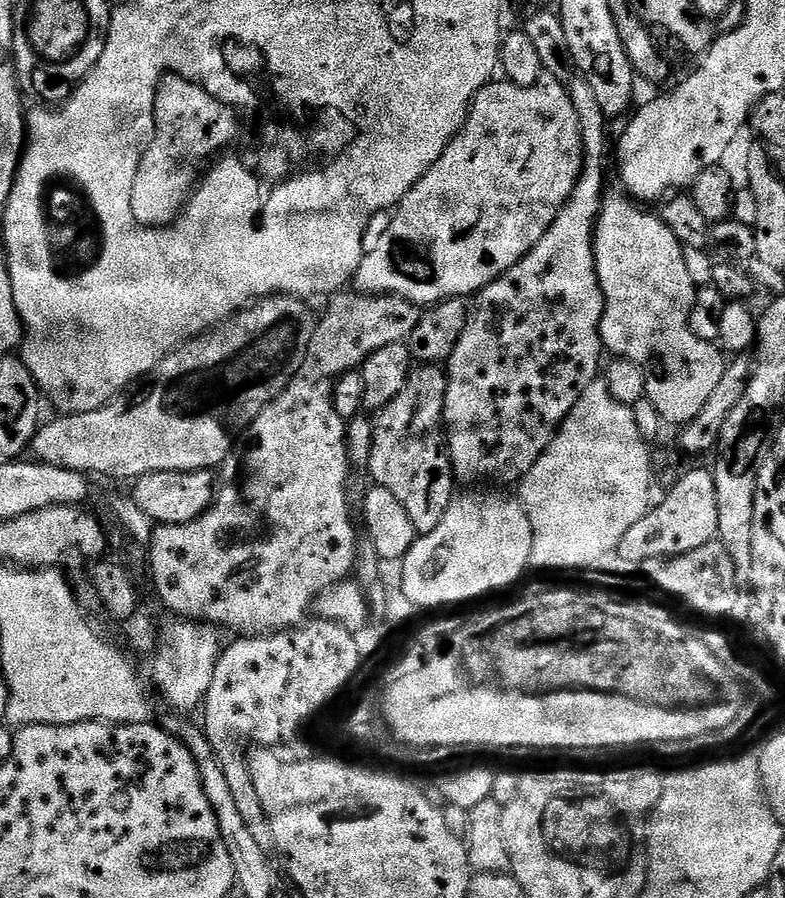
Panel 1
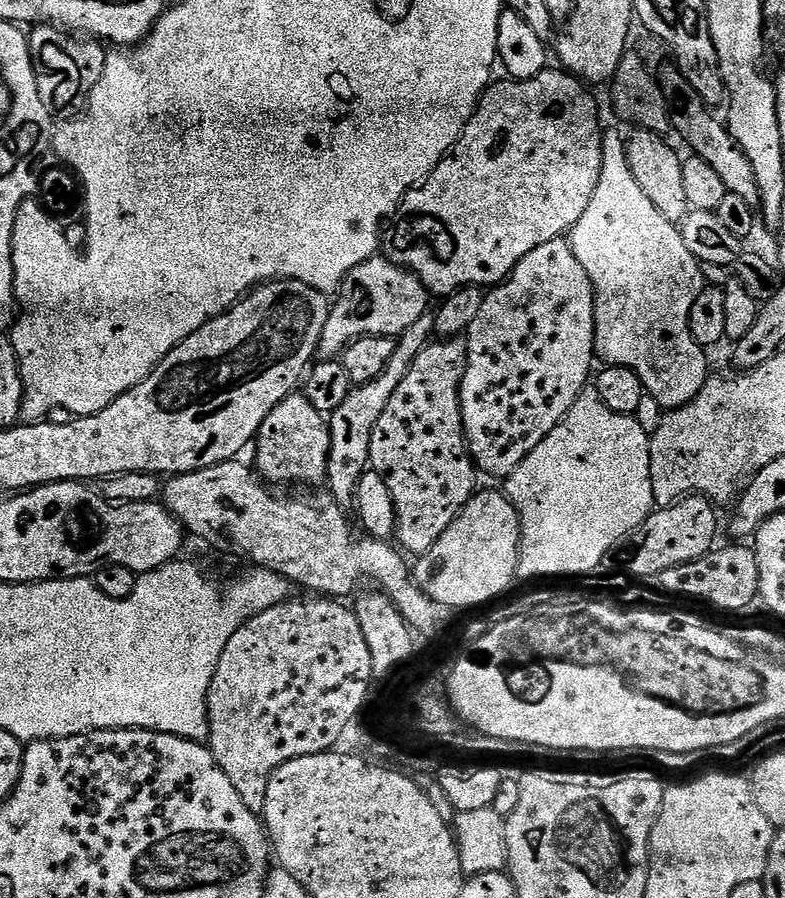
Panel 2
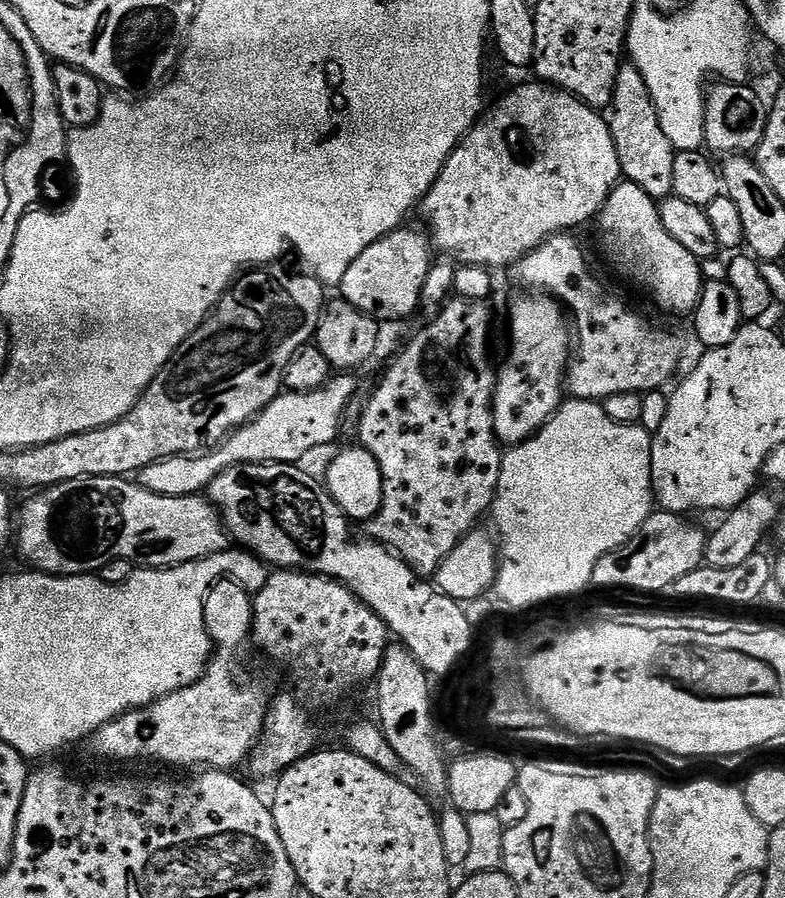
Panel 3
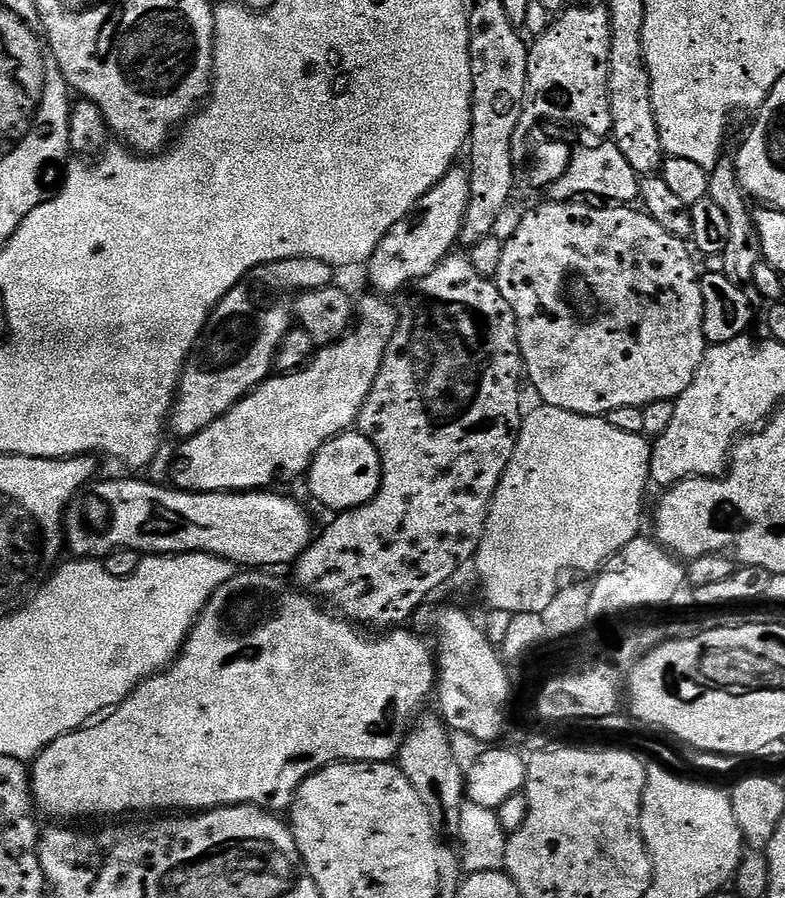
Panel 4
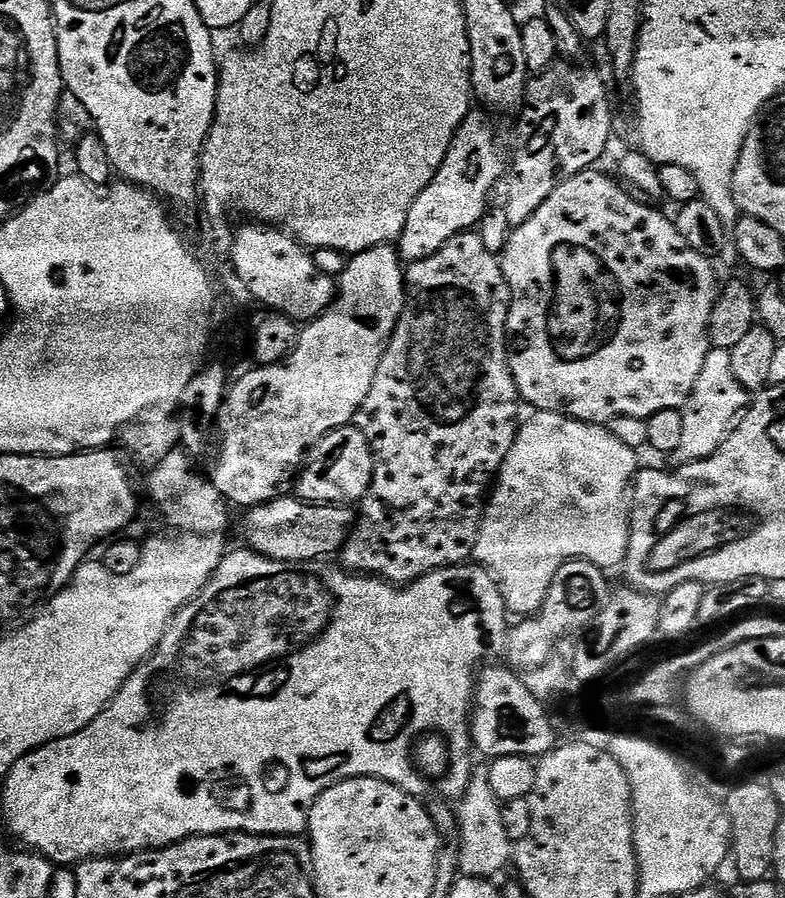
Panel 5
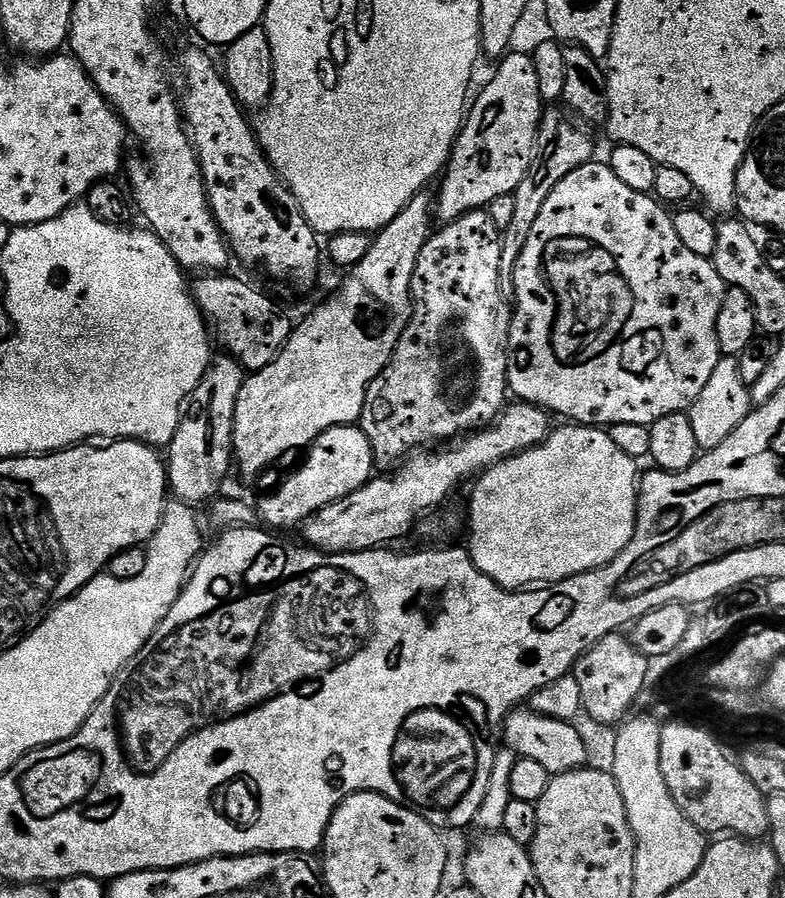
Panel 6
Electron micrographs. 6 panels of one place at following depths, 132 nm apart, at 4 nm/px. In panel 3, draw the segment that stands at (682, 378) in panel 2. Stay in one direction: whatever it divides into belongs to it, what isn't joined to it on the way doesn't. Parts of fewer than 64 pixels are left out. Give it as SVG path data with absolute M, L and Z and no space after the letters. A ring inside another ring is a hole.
M621 182L606 198L598 217L604 252L633 280L656 299L660 308L695 313L706 276L700 273L701 261L682 242L670 238L662 226L657 201L642 186Z

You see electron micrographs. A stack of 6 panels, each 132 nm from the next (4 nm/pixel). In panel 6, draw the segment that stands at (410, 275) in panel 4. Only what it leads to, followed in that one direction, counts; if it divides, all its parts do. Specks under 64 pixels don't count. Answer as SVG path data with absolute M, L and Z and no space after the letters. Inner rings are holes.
M509 51L497 63L500 65L492 81L467 109L464 127L452 147L452 155L448 157L439 181L440 192L436 194L434 212L441 223L481 211L498 197L513 195L526 176L533 158L544 103L538 87L538 70L534 70L531 55L527 51L516 51Z

